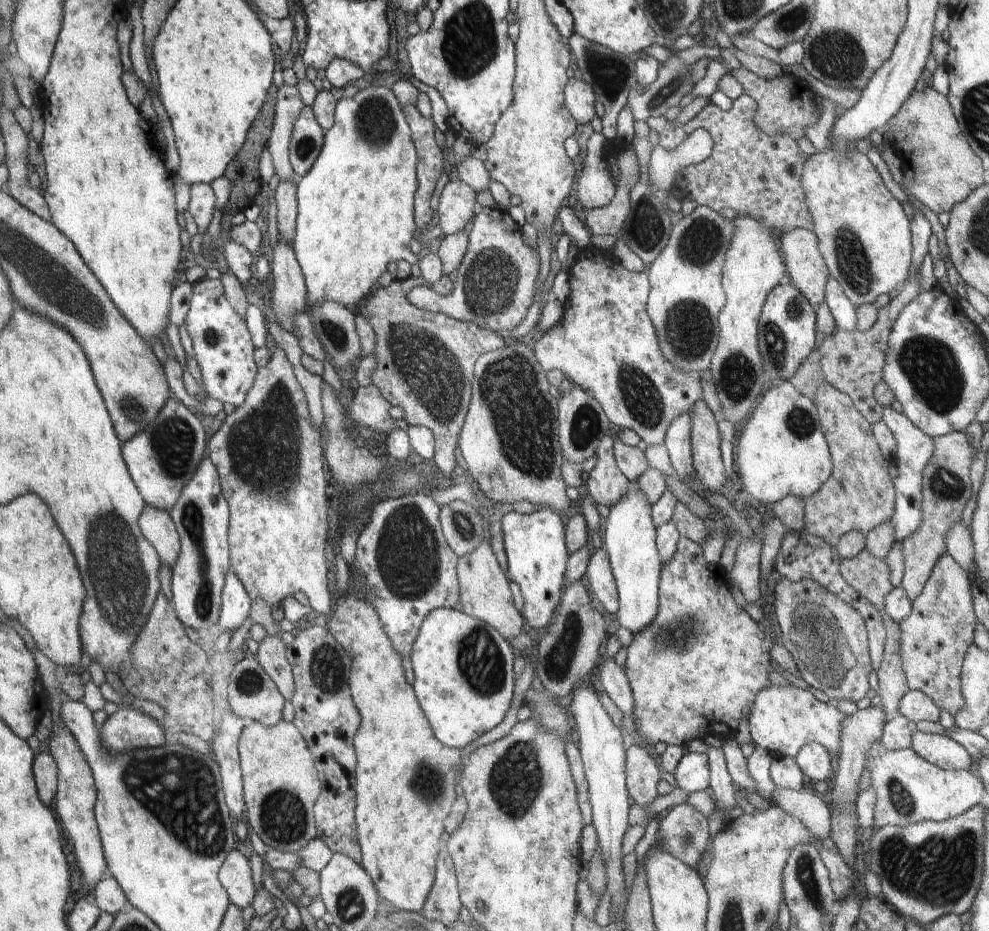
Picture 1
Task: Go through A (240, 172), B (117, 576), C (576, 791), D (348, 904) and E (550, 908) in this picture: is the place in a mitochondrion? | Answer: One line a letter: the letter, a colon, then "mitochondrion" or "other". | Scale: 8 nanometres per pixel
A: other
B: mitochondrion
C: other
D: mitochondrion
E: other

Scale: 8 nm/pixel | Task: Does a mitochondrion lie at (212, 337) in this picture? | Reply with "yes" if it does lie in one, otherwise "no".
yes

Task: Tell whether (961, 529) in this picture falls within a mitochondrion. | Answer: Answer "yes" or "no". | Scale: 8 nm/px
no

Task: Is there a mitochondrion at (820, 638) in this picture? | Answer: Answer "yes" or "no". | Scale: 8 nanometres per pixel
yes

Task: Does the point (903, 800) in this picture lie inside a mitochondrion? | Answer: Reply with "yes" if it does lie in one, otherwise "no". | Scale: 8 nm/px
yes

